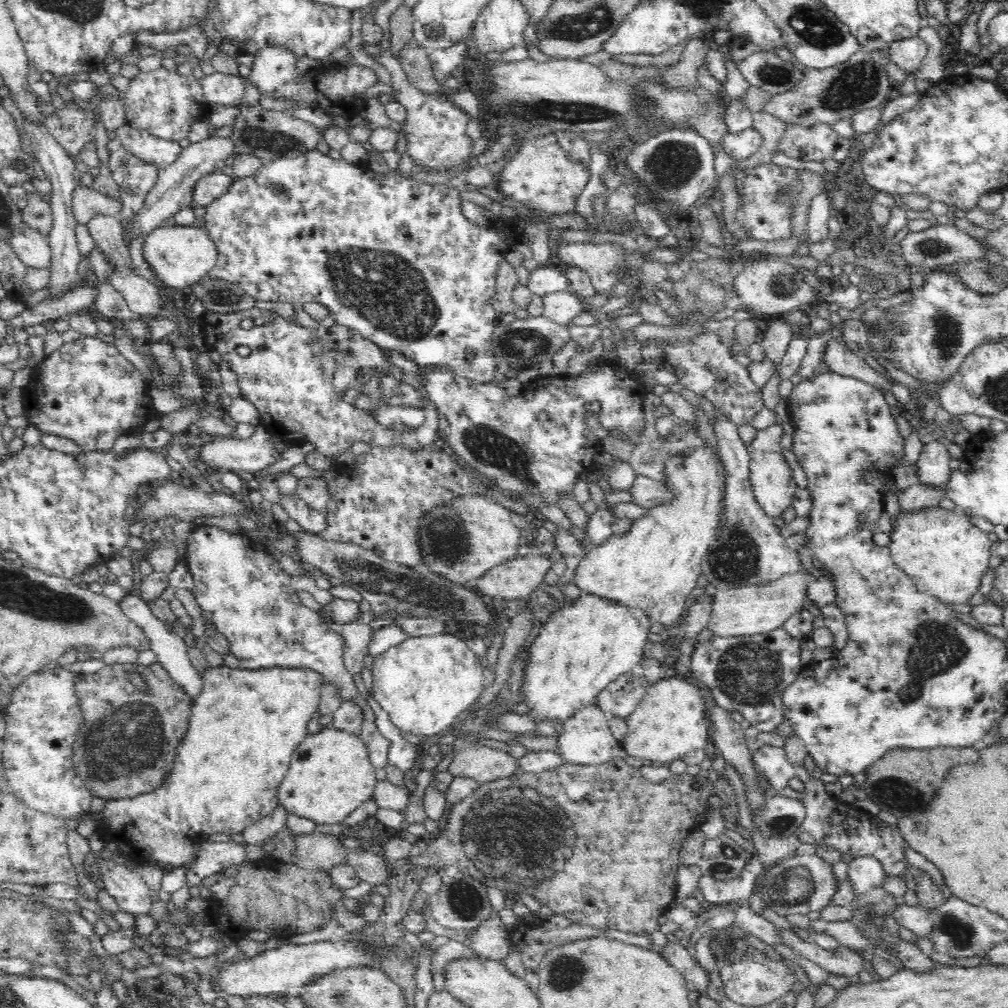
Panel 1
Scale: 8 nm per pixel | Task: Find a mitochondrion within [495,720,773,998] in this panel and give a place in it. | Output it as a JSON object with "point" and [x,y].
{"point":[566,972]}

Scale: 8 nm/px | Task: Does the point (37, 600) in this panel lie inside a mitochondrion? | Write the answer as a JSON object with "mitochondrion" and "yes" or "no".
{"mitochondrion":"yes"}

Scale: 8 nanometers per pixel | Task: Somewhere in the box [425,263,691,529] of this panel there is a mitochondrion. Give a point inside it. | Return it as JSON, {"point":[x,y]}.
{"point":[490,447]}

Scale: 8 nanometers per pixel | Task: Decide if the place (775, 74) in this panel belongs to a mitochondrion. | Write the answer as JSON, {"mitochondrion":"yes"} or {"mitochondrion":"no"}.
{"mitochondrion":"yes"}

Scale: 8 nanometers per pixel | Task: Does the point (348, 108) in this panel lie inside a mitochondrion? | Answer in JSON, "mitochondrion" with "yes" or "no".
{"mitochondrion":"no"}

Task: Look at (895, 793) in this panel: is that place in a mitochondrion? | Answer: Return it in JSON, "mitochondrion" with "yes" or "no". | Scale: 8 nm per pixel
{"mitochondrion":"yes"}

